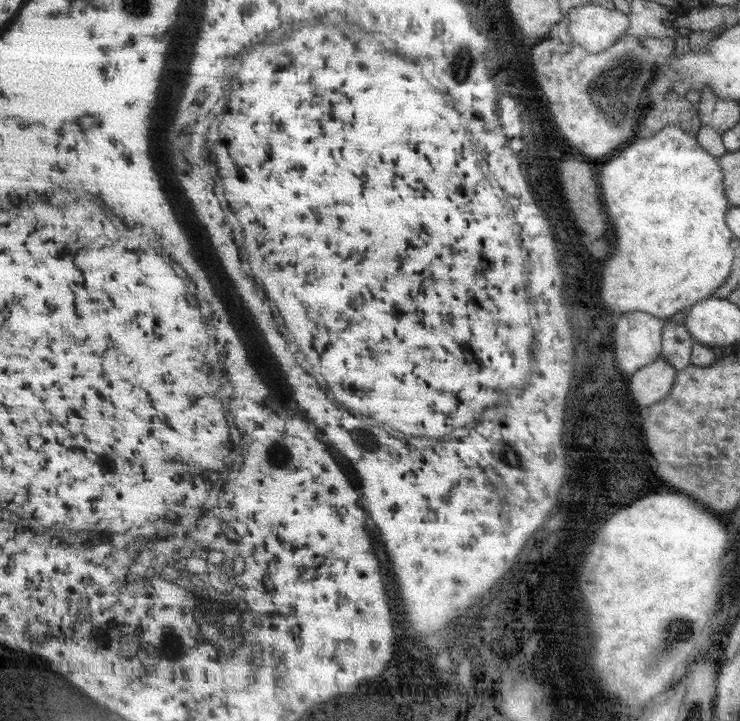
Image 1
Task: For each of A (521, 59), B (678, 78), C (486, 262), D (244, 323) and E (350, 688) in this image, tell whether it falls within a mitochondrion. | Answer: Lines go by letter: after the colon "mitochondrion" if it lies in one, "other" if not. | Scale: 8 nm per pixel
A: other
B: mitochondrion
C: other
D: other
E: mitochondrion

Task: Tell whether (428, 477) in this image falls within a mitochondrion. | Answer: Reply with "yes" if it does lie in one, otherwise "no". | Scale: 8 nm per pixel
no

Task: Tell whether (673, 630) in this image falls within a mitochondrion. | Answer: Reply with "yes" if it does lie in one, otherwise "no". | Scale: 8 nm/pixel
yes

